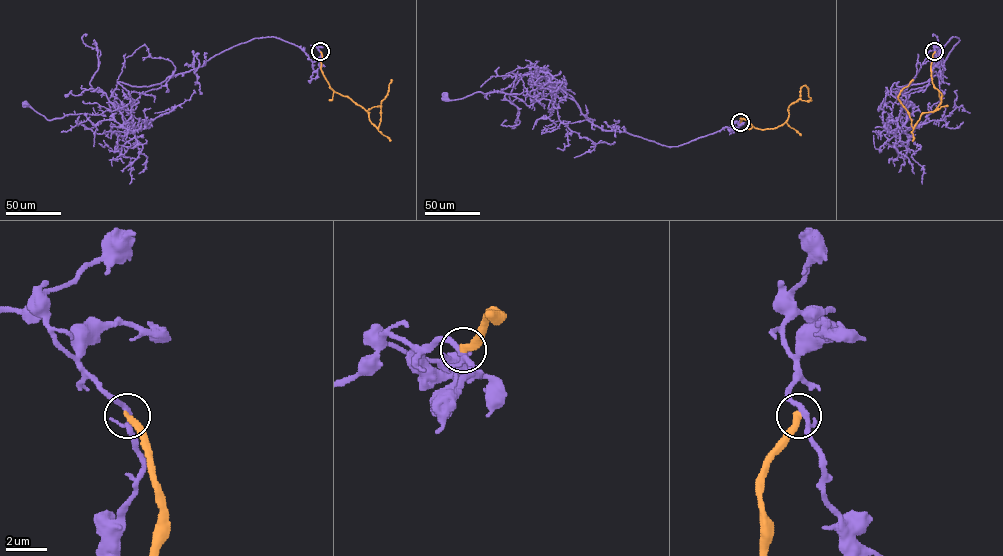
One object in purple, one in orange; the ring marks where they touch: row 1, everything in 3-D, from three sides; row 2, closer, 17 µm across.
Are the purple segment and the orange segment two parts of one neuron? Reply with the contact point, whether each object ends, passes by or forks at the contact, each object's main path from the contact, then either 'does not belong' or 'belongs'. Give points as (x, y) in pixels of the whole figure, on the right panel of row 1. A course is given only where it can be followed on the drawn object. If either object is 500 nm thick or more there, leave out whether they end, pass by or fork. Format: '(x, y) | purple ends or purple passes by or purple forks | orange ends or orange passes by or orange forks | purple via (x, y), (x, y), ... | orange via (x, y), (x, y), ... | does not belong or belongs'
(934, 51) | purple forks | orange ends | purple via (934, 51), (940, 62), (959, 38), (942, 73), (892, 84), (906, 110), (918, 108), (907, 120), (911, 104) | orange via (934, 52), (931, 76), (941, 102), (934, 111), (923, 112), (913, 127), (898, 98), (913, 80) | does not belong

